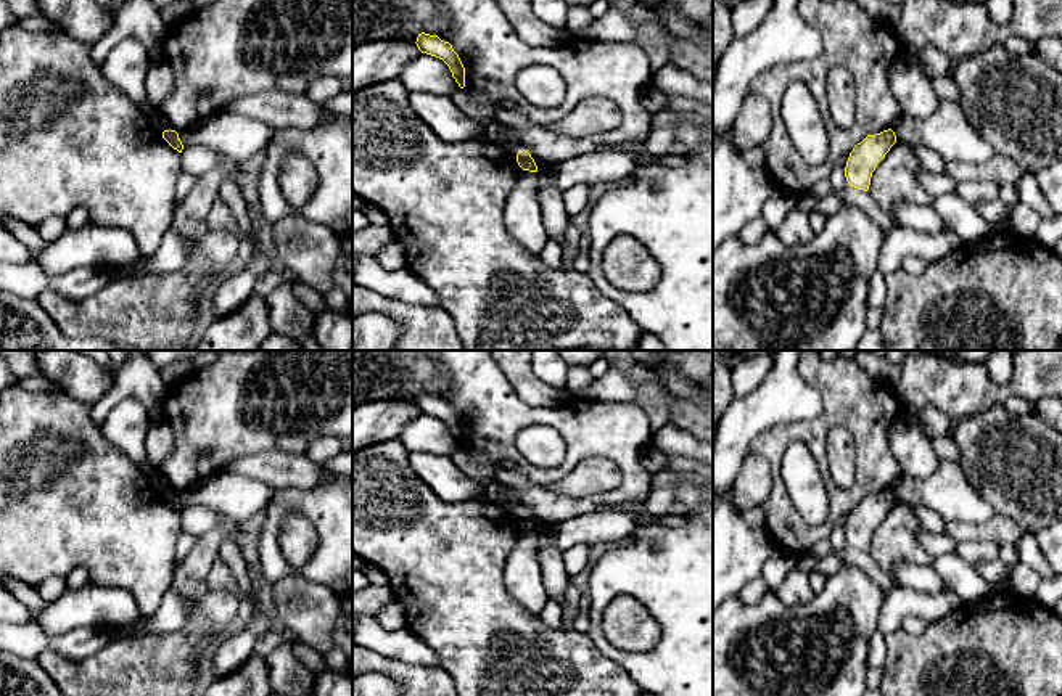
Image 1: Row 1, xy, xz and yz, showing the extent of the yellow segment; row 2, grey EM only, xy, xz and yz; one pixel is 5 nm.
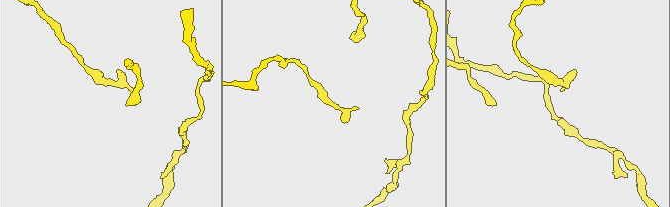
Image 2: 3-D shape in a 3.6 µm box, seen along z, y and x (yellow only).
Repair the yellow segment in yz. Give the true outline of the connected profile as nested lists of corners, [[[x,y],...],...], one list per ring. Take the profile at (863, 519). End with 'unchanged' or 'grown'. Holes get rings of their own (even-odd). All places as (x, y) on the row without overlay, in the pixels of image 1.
[[[891,489],[875,495],[867,495],[858,503],[850,513],[845,527],[848,545],[867,551],[872,532],[895,503],[896,495]]]; unchanged

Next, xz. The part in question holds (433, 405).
[[[422,392],[415,403],[422,413],[442,420],[449,426],[459,447],[465,447],[465,428],[449,402],[441,400],[438,395]]]; unchanged

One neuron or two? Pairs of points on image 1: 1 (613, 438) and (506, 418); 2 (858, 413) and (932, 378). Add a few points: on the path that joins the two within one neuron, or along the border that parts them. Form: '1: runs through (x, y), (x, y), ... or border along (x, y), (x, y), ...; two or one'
1: runs through (586, 426), (565, 418), (533, 417); one
2: border along (893, 389), (903, 407); two

